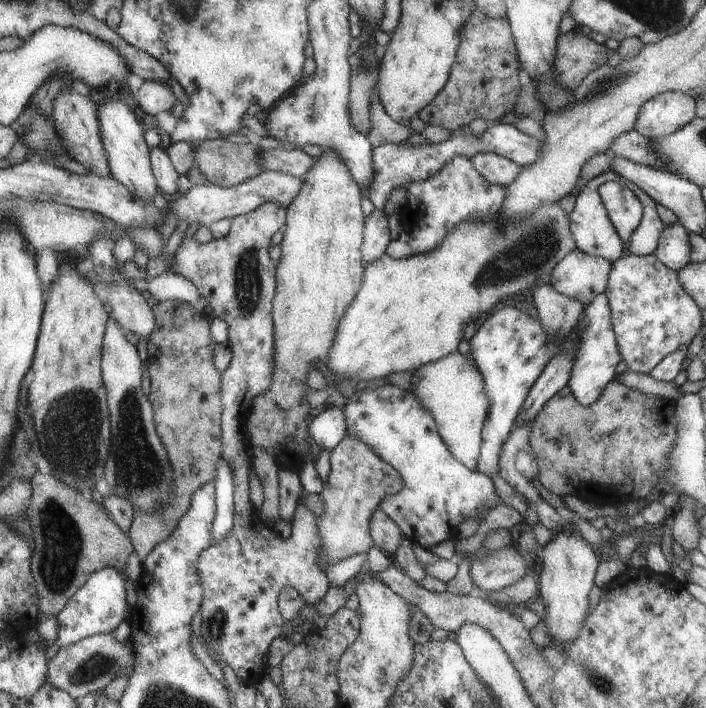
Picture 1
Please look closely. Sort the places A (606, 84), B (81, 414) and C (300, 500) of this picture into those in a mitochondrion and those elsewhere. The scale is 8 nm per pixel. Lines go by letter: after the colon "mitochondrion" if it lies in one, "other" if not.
A: mitochondrion
B: mitochondrion
C: other

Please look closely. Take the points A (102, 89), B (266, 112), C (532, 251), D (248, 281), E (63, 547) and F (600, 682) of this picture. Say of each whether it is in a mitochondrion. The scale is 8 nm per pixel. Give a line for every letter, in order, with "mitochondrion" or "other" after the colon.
A: other
B: other
C: mitochondrion
D: mitochondrion
E: mitochondrion
F: mitochondrion

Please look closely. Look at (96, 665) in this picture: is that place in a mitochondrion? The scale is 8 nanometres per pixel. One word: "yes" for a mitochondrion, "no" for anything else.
yes

